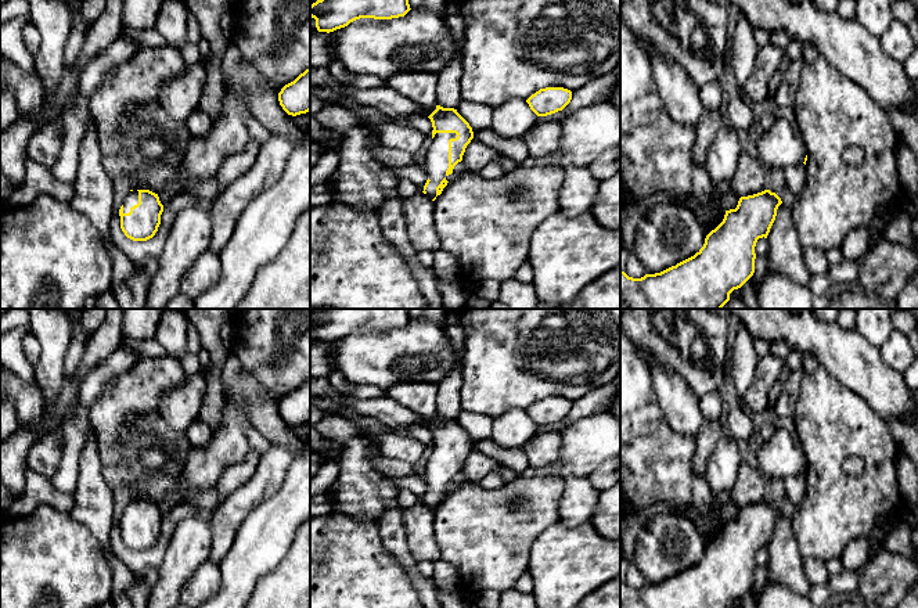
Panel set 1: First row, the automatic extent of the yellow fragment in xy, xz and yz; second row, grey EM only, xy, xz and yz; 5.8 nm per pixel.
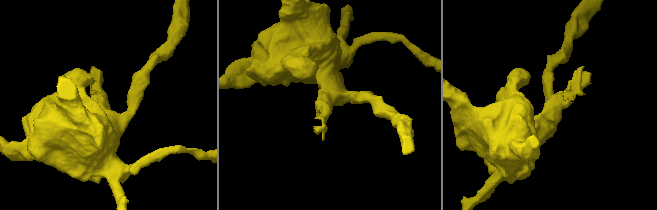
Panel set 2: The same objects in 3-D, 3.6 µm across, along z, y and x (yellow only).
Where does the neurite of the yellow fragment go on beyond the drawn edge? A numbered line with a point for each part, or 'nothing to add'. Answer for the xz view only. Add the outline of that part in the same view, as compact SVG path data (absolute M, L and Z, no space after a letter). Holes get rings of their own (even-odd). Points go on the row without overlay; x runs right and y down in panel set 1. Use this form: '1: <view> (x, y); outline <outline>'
1: xz (436, 471); outline M436 443L425 465L424 479L431 490L425 501L431 510L436 507L436 497L446 488L449 478L449 450L456 447L456 443Z

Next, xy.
1: xy (132, 508); outline M130 501L126 508L123 510L123 524L129 524L130 518L138 514L138 501Z

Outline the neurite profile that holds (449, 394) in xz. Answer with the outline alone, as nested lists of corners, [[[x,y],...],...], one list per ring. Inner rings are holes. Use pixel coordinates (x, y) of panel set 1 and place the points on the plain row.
[[[454,371],[439,382],[436,413],[443,418],[457,418],[461,413],[461,374]]]

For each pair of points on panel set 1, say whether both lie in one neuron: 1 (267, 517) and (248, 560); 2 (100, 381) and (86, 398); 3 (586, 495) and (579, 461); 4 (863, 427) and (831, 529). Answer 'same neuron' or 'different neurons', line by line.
1: same neuron
2: same neuron
3: different neurons
4: same neuron

